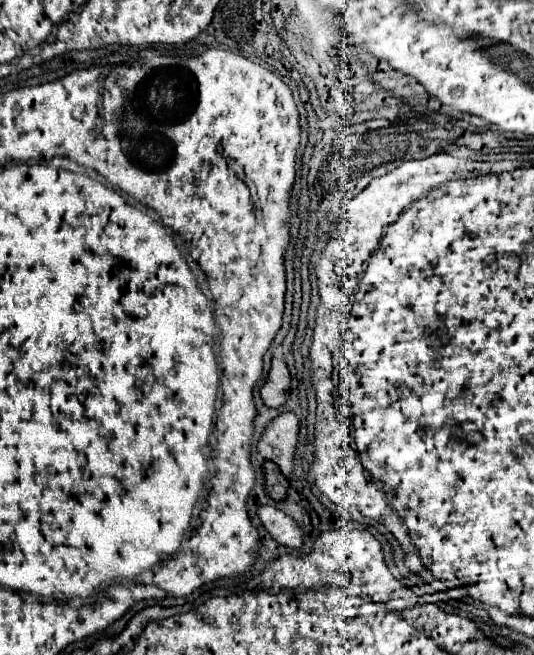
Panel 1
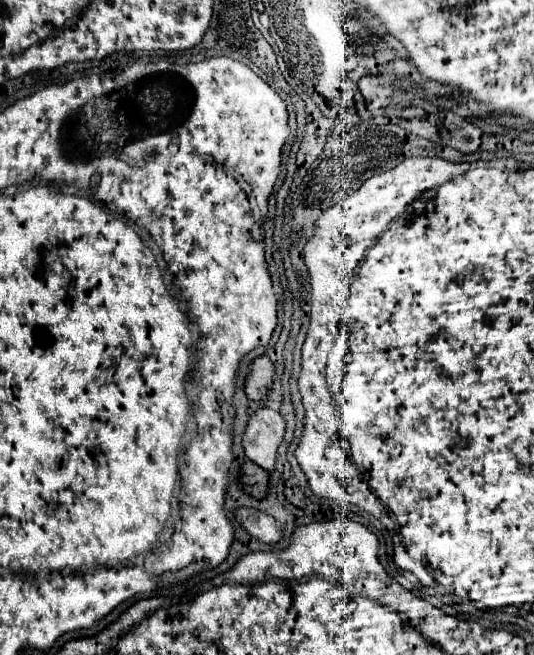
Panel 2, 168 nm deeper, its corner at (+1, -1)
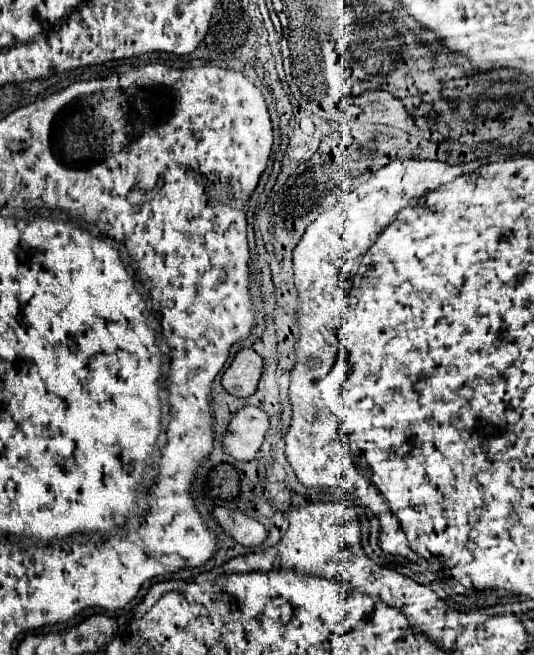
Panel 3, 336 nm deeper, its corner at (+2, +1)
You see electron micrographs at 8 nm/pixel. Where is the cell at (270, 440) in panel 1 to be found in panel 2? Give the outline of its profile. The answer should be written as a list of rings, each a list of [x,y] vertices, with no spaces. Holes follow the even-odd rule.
[[[257,409],[243,431],[243,451],[249,461],[271,471],[277,459],[277,447],[283,441],[285,419],[279,411],[273,409]]]

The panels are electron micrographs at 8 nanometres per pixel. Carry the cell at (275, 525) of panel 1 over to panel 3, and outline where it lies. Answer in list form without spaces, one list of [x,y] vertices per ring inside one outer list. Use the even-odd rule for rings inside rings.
[[[216,507],[214,517],[222,525],[222,529],[230,537],[234,537],[234,541],[238,541],[240,545],[256,547],[268,537],[268,529],[260,521],[256,521],[254,517],[238,511],[238,509]]]

